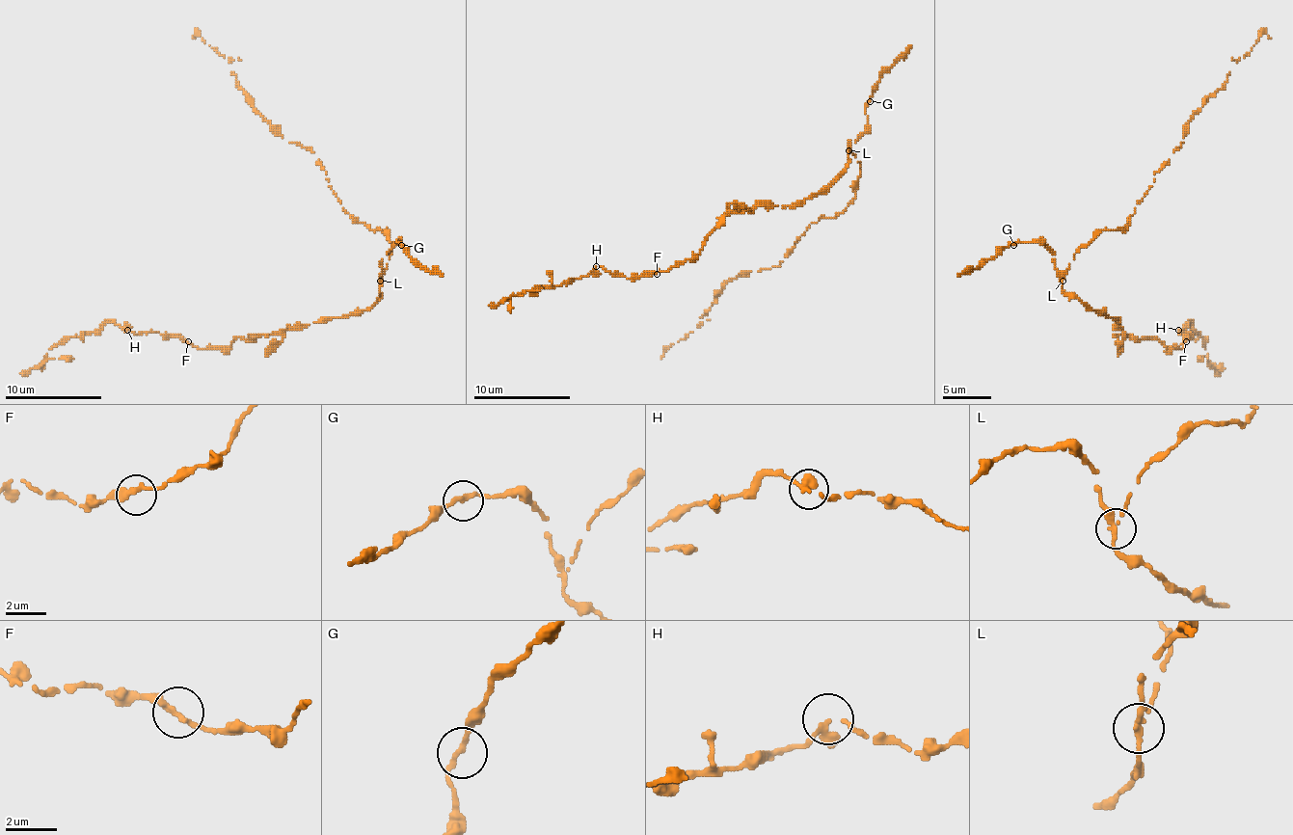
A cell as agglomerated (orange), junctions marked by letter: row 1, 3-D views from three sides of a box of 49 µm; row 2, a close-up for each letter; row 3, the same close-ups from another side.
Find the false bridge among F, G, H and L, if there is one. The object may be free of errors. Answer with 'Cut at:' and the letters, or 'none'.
Cut at: L

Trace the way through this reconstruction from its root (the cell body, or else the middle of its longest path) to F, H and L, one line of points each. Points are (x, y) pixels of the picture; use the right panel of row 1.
F: (1069, 295), (1087, 308), (1113, 317), (1127, 336), (1152, 336), (1169, 349), (1181, 349), (1186, 341)
H: (1069, 295), (1113, 317), (1127, 336), (1152, 336), (1169, 349), (1181, 349), (1191, 332), (1181, 335), (1178, 330)
L: (1069, 295), (1062, 288), (1062, 281)

